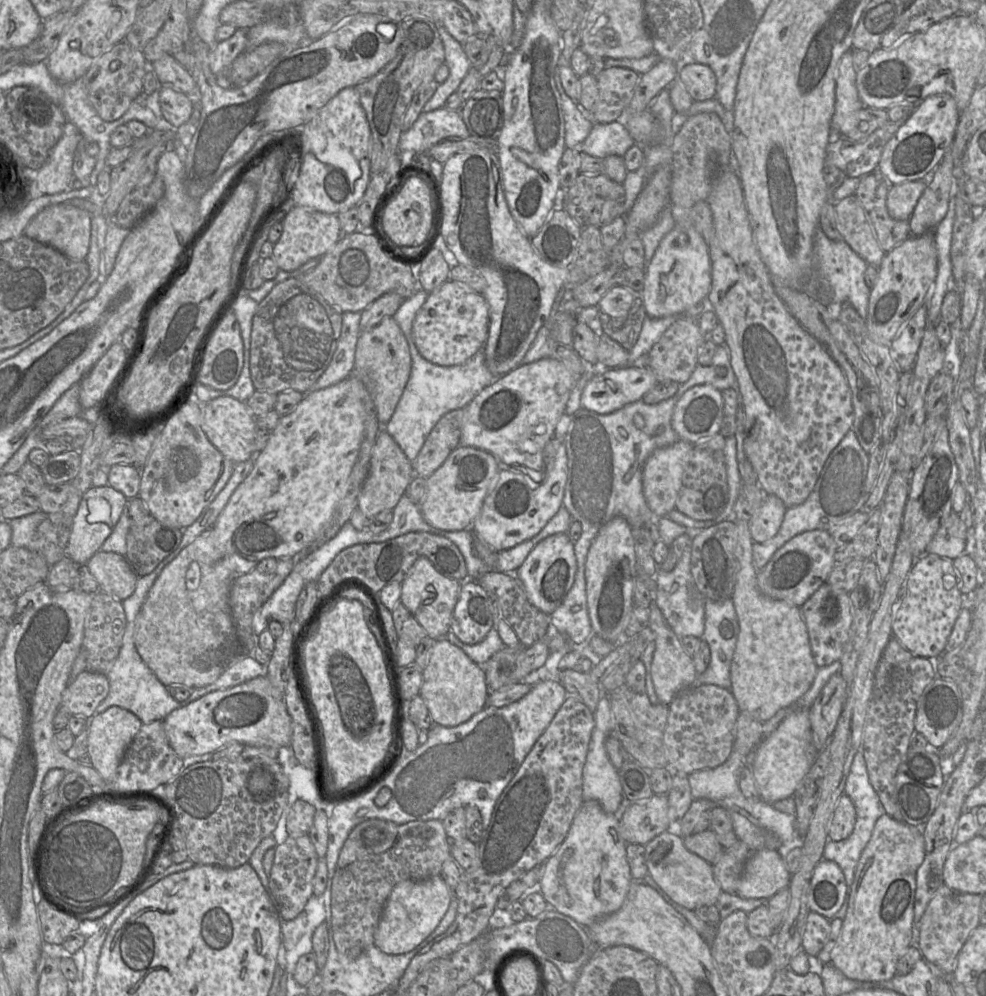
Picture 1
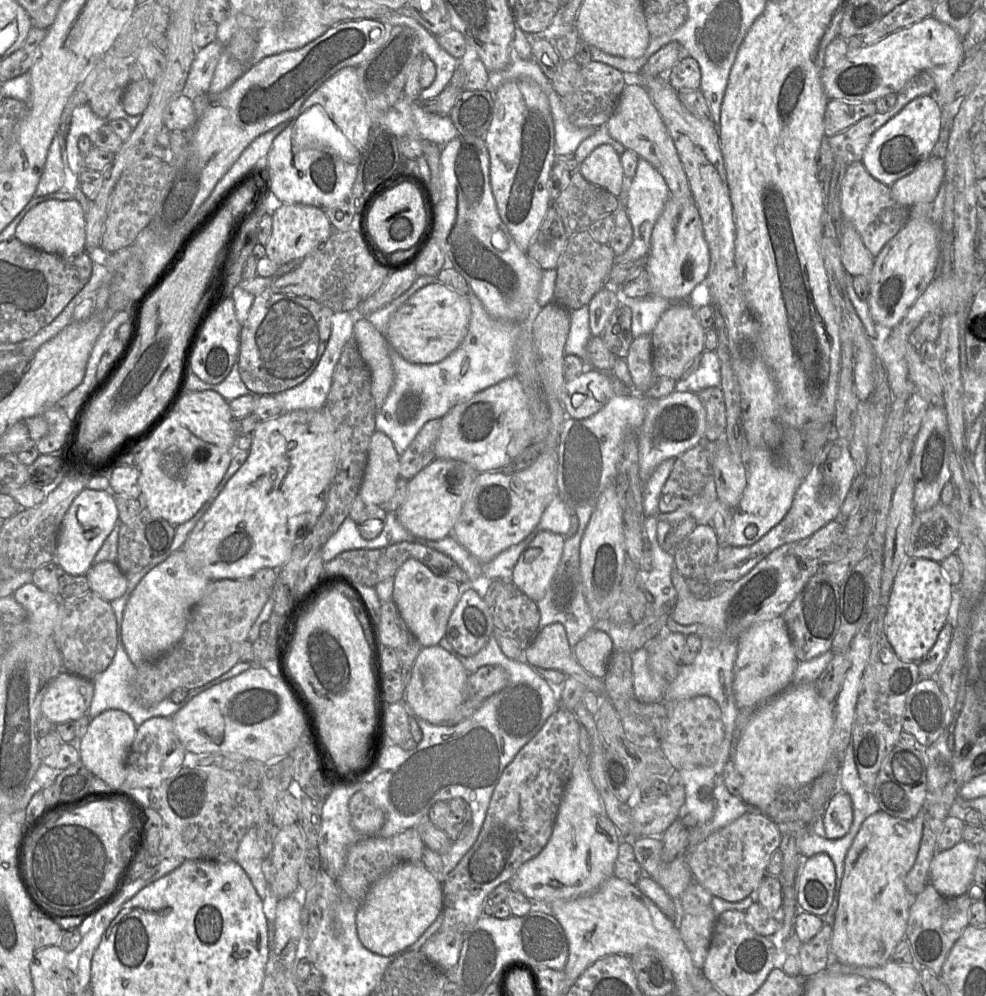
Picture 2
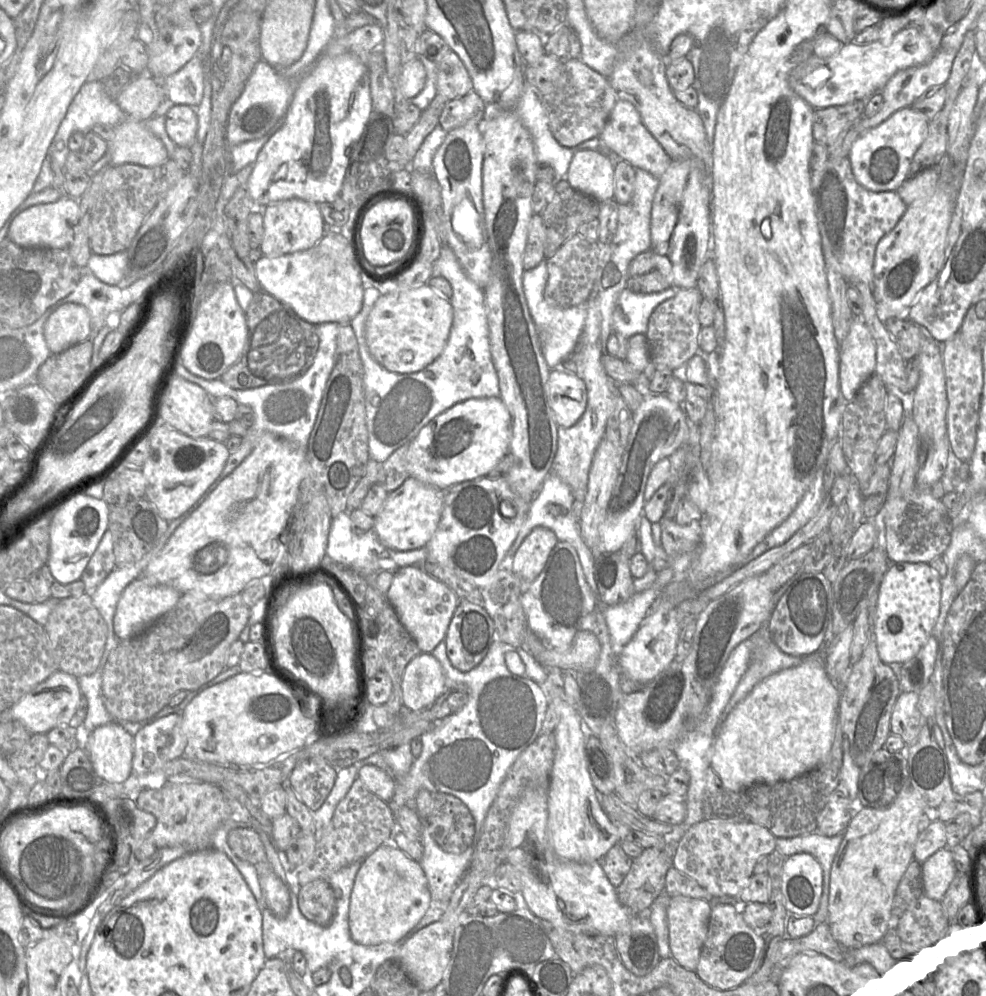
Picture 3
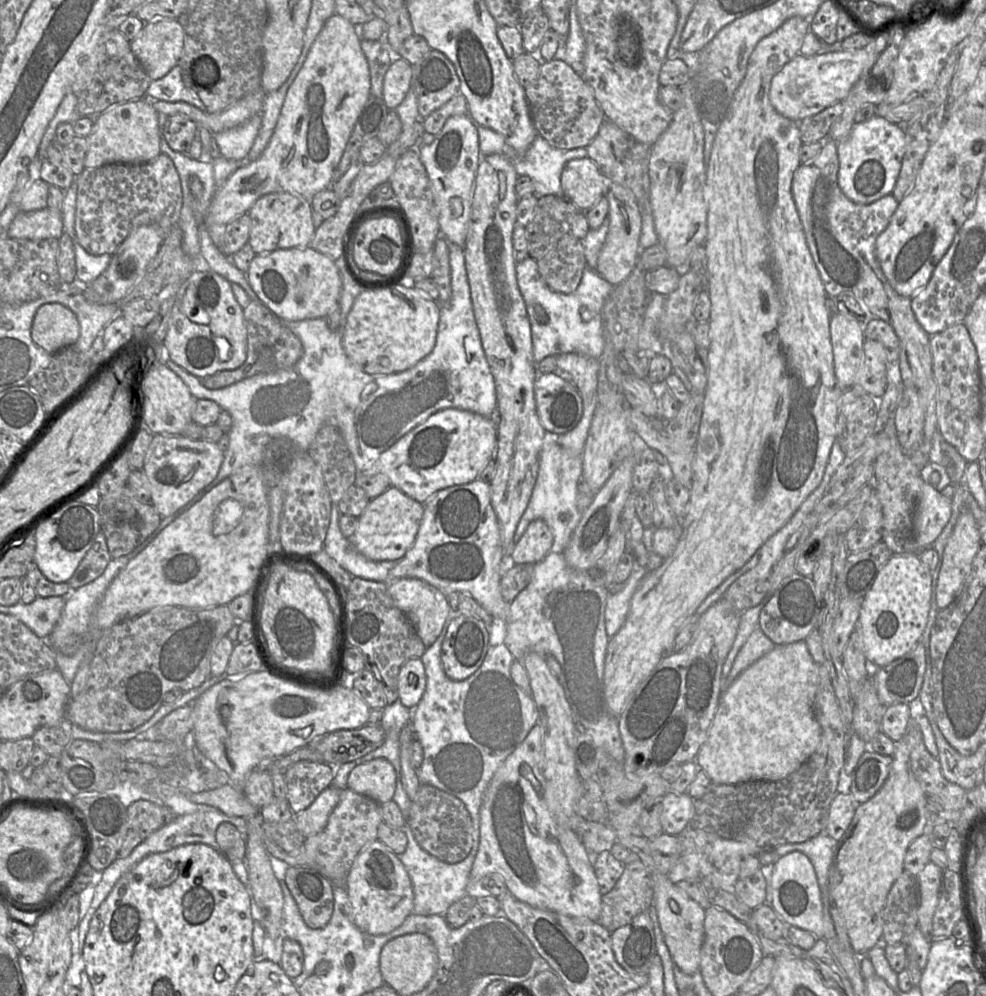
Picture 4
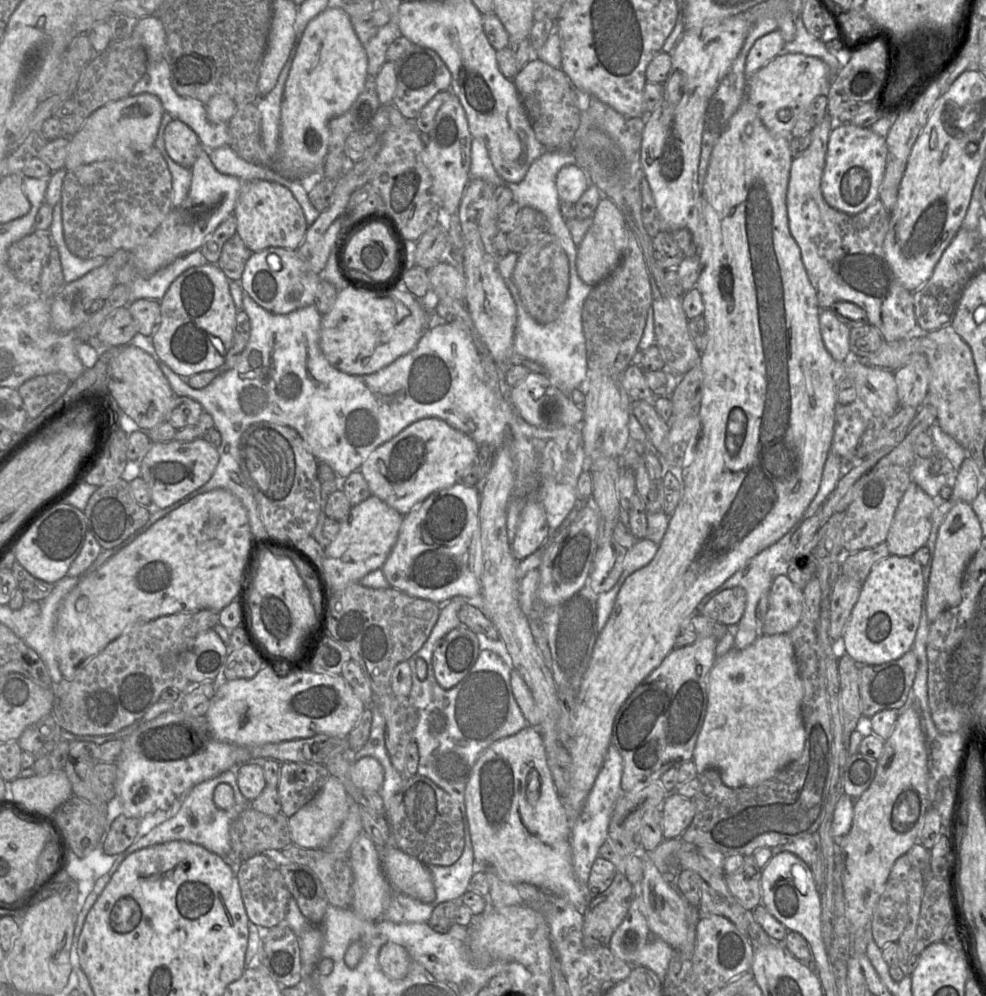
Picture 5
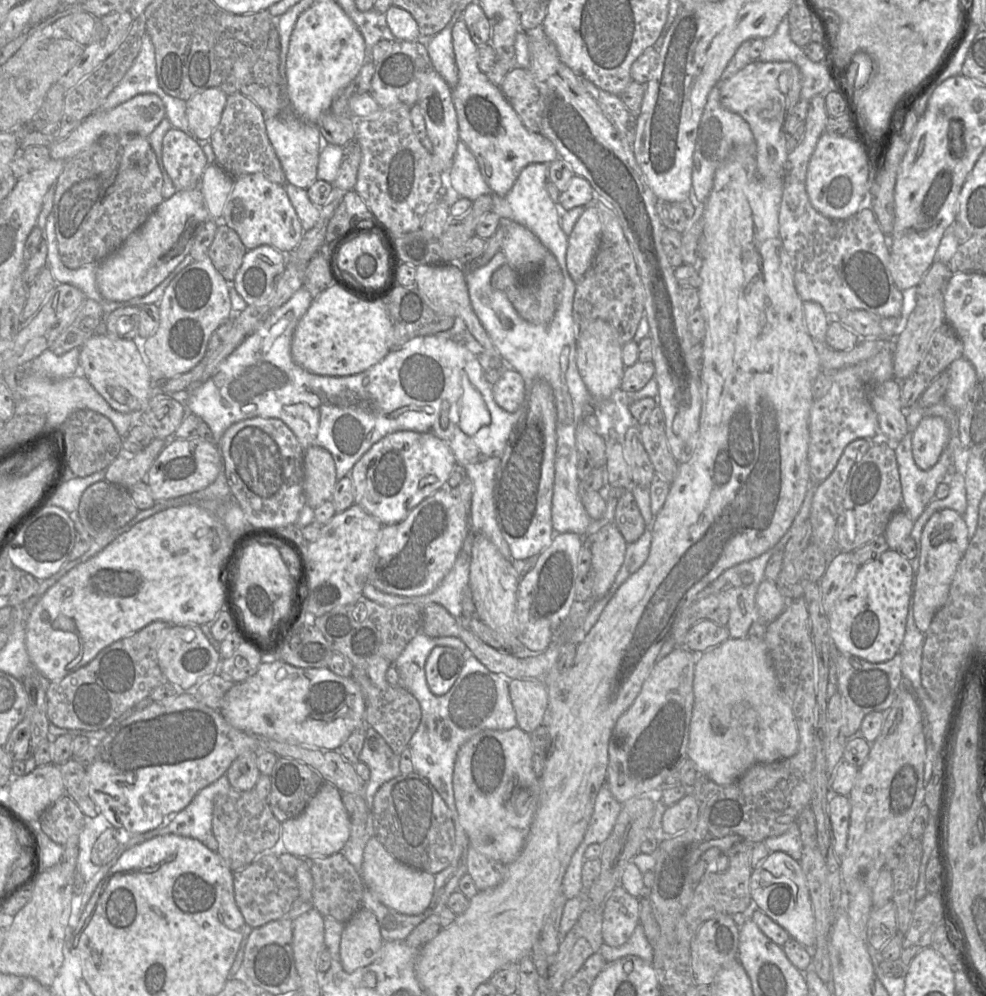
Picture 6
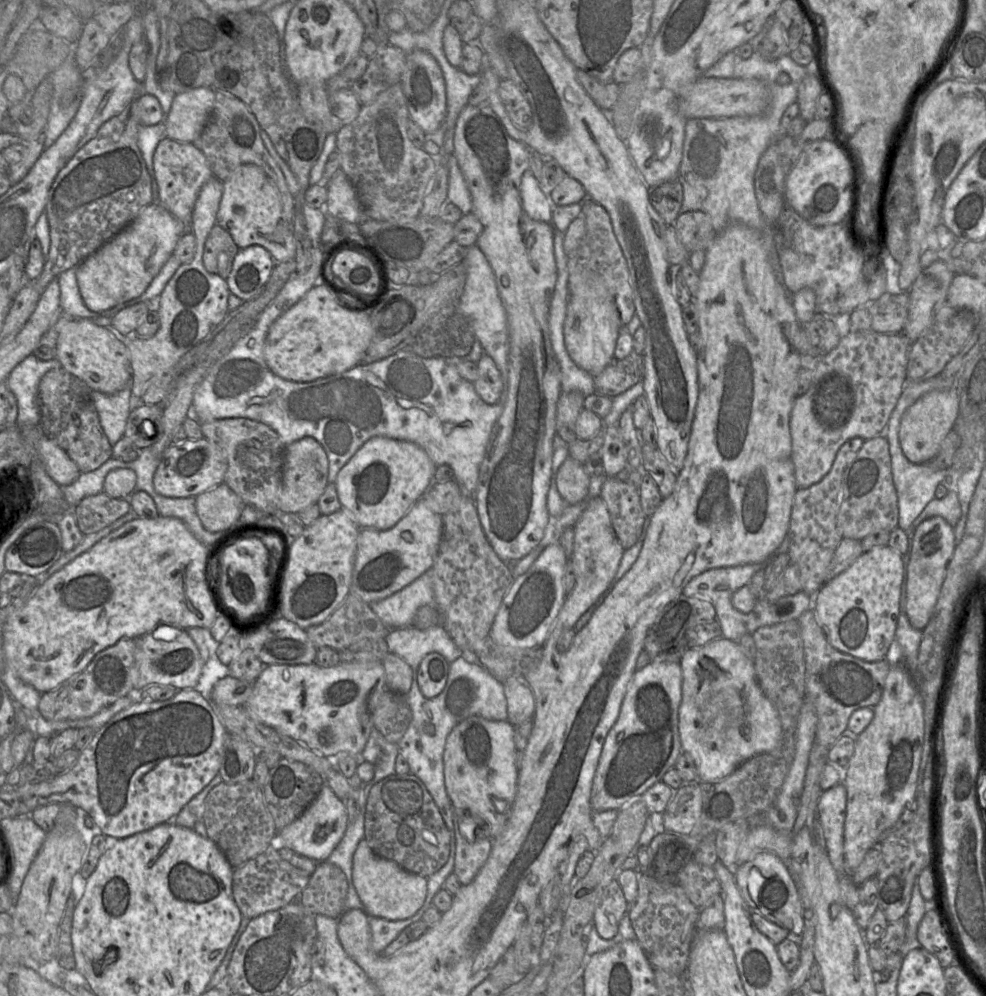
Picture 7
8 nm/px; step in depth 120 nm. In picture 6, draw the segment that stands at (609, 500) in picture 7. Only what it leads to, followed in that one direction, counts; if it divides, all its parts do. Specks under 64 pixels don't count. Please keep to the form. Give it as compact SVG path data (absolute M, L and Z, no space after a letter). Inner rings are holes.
M625 491L617 501L614 522L627 544L638 540L646 524L631 491Z

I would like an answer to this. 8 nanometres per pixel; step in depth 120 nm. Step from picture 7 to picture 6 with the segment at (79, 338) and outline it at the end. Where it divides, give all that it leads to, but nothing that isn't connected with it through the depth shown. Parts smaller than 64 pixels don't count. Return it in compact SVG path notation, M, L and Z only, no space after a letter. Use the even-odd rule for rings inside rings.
M107 333L92 335L80 347L79 370L109 405L121 413L141 411L147 407L151 395L161 393L160 384L153 384L145 357L133 340Z

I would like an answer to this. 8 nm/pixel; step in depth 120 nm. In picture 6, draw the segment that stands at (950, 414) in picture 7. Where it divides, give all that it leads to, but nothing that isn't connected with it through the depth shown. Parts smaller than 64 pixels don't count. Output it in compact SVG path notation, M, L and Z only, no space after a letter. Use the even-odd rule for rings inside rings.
M923 417L911 433L912 455L916 465L928 470L938 461L950 438L947 423L941 417Z

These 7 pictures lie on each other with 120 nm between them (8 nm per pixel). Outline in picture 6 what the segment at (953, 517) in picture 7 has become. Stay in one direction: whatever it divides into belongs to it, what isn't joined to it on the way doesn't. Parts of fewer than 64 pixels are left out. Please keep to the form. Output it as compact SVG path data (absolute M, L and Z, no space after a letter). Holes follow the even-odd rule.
M957 472L949 485L950 492L948 496L945 499L933 499L914 522L910 537L914 539L917 545L918 554L920 553L920 537L922 530L935 512L943 509L952 509L963 516L966 511L967 498L964 474Z

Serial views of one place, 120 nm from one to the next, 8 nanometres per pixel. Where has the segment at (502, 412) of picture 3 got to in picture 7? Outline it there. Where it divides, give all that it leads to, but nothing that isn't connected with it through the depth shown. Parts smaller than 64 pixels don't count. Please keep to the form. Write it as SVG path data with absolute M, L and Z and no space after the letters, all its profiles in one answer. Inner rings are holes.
M373 437L359 448L336 477L334 483L341 509L345 509L360 528L392 528L434 481L436 468L424 449L413 442Z

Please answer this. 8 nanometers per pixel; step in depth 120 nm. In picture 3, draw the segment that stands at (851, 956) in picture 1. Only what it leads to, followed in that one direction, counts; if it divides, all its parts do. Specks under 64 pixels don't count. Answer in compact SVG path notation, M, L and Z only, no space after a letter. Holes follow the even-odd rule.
M909 775L909 780L904 783L904 785L901 788L900 792L898 793L897 797L895 798L895 800L888 807L886 807L886 808L863 807L858 813L854 813L853 814L853 817L852 817L848 827L843 832L843 840L842 840L842 843L841 843L841 845L839 847L839 850L838 850L838 852L837 852L835 858L834 858L834 861L832 863L831 874L830 874L829 918L828 918L828 924L829 924L829 928L830 928L830 931L831 931L833 939L841 947L846 948L846 949L858 949L858 948L861 948L861 947L864 947L864 946L880 943L882 941L882 939L884 938L884 936L886 935L886 933L888 932L888 930L891 929L892 903L893 903L893 900L894 900L895 892L896 892L896 889L898 887L898 884L899 884L900 880L902 879L903 875L905 874L905 872L907 870L907 867L909 866L911 861L914 859L914 846L915 846L917 838L918 838L918 836L920 834L919 823L920 823L923 815L924 815L924 800L922 799L920 793L918 791L916 791L914 789L914 787L912 786L910 775Z

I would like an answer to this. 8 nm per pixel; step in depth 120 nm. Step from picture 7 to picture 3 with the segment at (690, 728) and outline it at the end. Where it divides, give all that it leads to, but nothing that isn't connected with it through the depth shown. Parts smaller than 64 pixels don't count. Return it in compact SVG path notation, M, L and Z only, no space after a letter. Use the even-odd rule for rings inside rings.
M816 652L804 657L804 660L799 665L773 673L758 682L750 693L730 711L719 726L711 748L709 763L710 767L720 777L726 790L735 792L757 783L773 784L780 781L792 780L817 767L829 755L836 725L838 723L841 688L838 688L827 675L824 668L824 654L818 654L818 652Z

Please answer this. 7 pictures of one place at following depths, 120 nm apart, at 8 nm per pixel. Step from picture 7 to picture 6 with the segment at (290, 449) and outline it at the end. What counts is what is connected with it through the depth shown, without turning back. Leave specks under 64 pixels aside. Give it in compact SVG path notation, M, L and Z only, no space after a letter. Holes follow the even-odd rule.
M308 447L304 453L303 488L306 505L315 509L331 499L337 481L332 455L322 447Z

